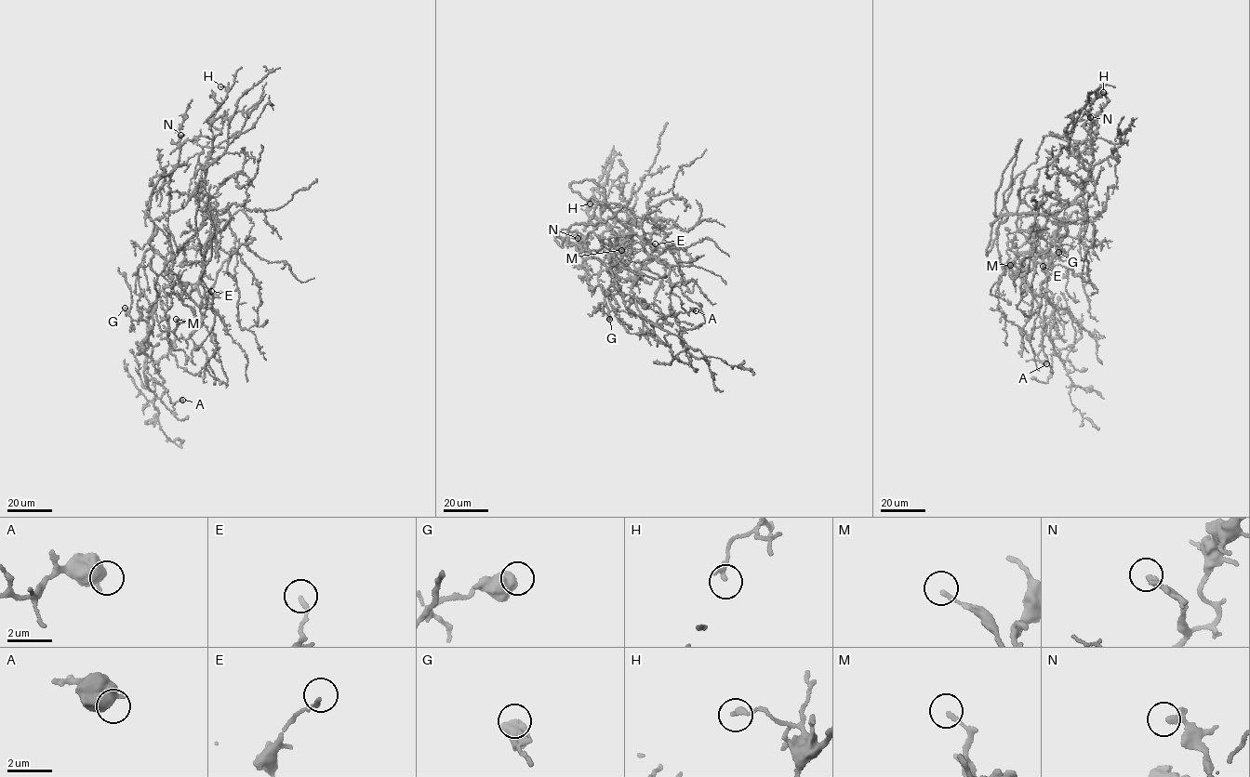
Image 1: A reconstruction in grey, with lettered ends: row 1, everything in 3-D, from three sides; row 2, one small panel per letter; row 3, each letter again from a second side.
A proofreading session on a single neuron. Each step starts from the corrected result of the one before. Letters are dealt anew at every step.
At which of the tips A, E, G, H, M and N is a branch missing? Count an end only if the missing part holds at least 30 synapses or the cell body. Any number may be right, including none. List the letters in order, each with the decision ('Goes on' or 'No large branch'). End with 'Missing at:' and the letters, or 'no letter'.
A: No large branch
E: No large branch
G: No large branch
H: No large branch
M: No large branch
N: No large branch
Missing at: no letter

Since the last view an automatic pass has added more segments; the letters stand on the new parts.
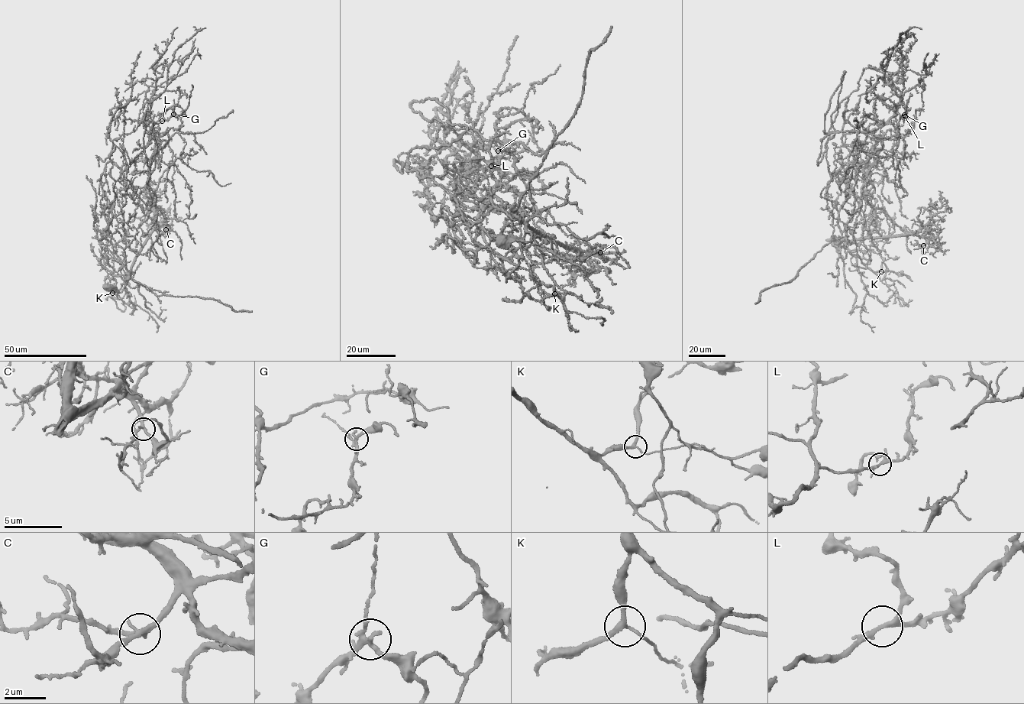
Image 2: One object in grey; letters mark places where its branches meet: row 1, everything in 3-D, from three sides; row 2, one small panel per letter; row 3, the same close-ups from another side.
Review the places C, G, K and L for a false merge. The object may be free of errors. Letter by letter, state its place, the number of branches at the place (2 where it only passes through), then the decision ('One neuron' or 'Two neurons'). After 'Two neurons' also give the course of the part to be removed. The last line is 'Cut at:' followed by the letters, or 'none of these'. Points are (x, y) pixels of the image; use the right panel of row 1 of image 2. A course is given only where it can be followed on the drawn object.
C: Place: (923, 245). Branches: 3. One neuron
G: Place: (904, 115). Branches: 3. One neuron
K: Place: (881, 271). Branches: 3. Two neurons. Course of the part to remove: (881, 271), (874, 273), (845, 247), (846, 243), (835, 238), (815, 254), (794, 278), (761, 290), (755, 304)
L: Place: (905, 116). Branches: 3. One neuron
Cut at: K

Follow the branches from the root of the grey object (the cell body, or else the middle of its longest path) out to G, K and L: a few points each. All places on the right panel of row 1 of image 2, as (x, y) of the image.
G: (835, 242), (844, 258), (840, 171), (854, 158), (841, 102), (818, 165), (823, 137), (904, 115)
K: (835, 242), (844, 258), (846, 248), (860, 257), (861, 263), (873, 271), (881, 271)
L: (835, 242), (844, 258), (840, 171), (854, 158), (841, 102), (818, 165), (823, 137), (905, 117)

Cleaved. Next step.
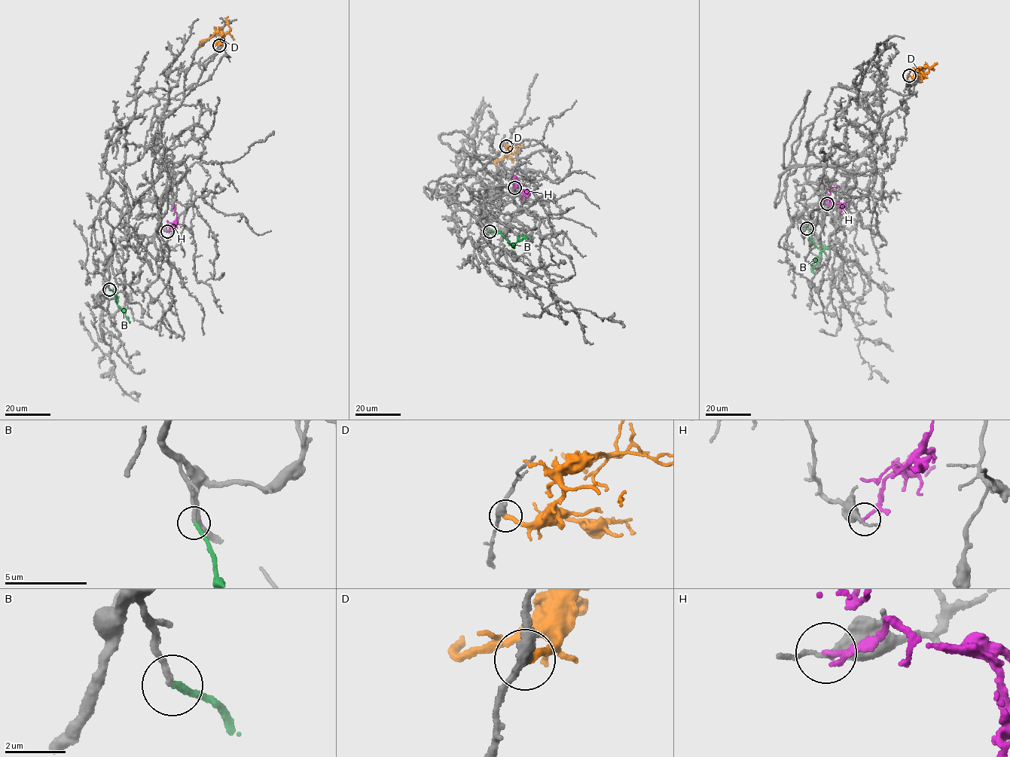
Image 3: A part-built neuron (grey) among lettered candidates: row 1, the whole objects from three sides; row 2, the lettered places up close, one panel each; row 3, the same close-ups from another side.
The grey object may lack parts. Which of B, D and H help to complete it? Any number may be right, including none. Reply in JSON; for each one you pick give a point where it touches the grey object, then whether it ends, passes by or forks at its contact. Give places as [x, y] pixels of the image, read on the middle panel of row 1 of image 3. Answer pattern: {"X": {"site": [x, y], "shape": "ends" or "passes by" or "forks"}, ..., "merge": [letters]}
{"B": {"site": [489, 231], "shape": "ends"}, "merge": ["B"]}

